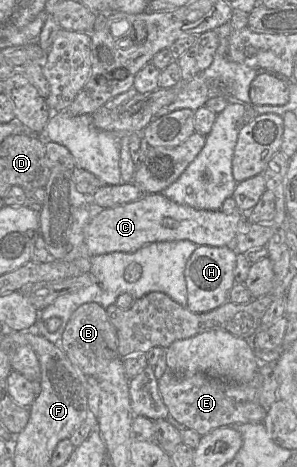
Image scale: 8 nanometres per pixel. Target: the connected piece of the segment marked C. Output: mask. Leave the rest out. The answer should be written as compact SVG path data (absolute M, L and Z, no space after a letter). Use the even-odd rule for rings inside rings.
M163 193L145 194L136 201L123 205L97 209L86 227L85 242L87 256L107 254L111 252L131 253L143 246L162 241L189 240L198 246L232 246L237 234L240 232L242 220L246 220L247 213L235 211L232 214L225 214L221 210L196 209L188 205L180 205Z

